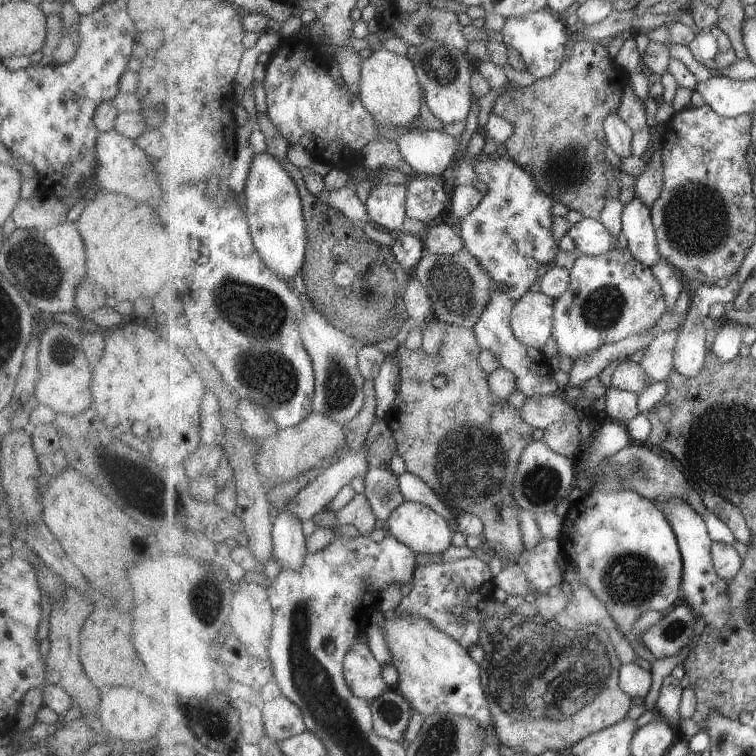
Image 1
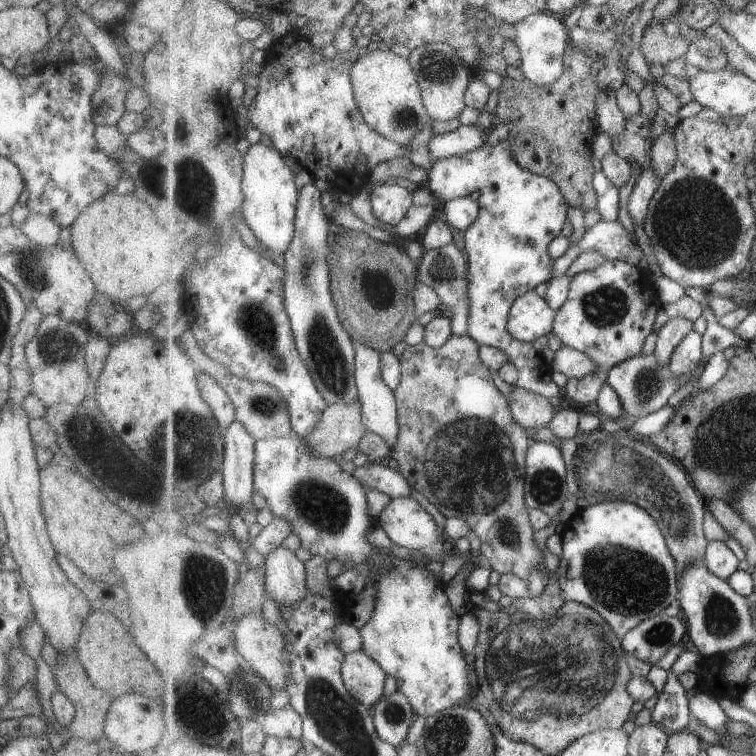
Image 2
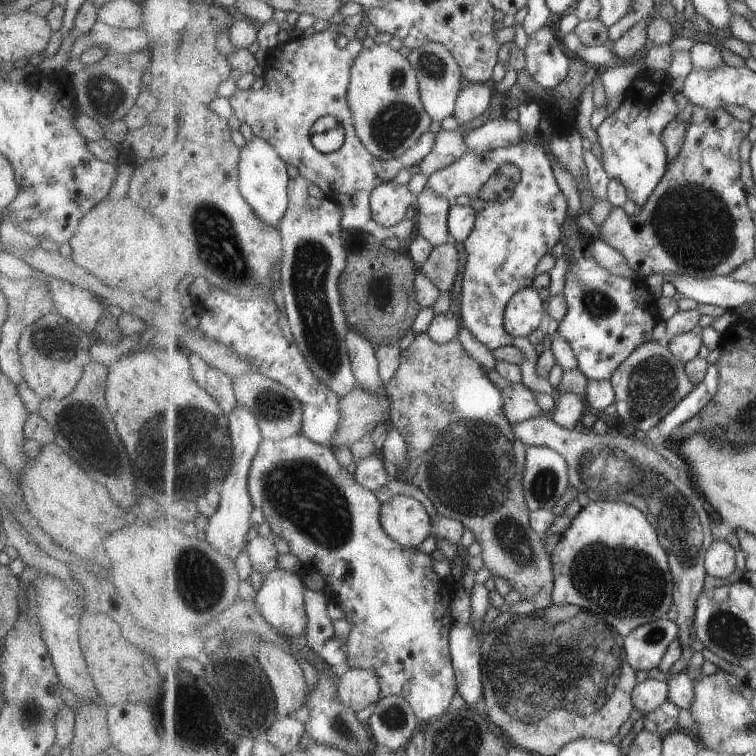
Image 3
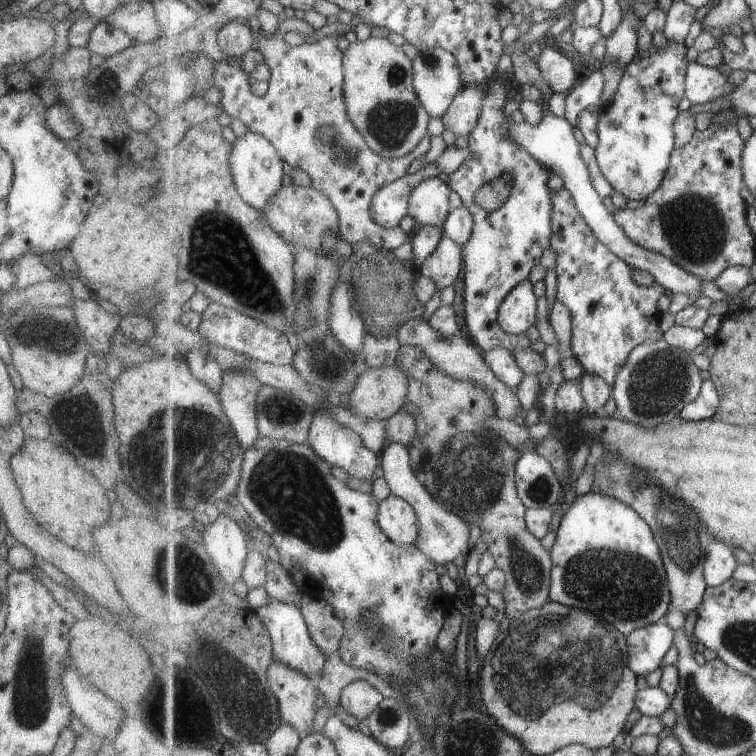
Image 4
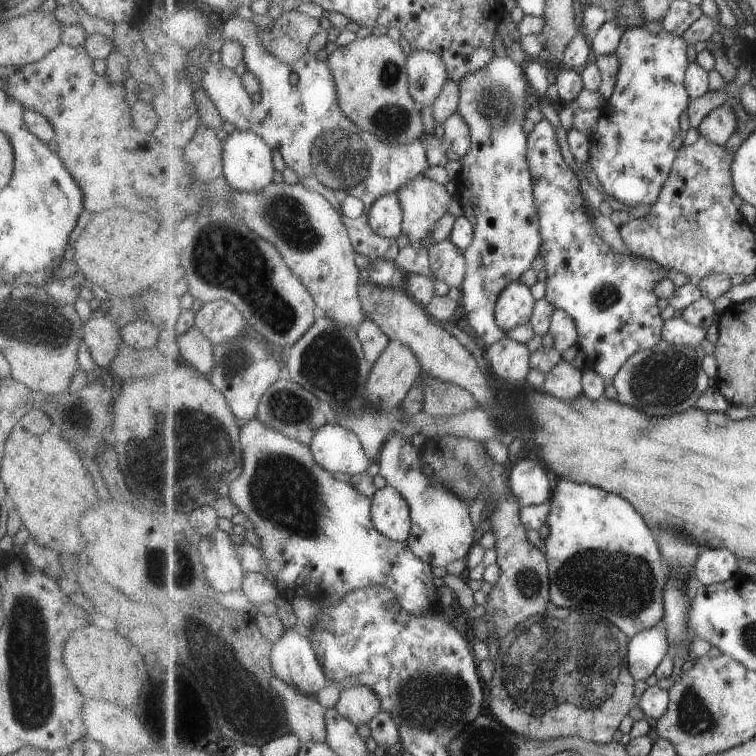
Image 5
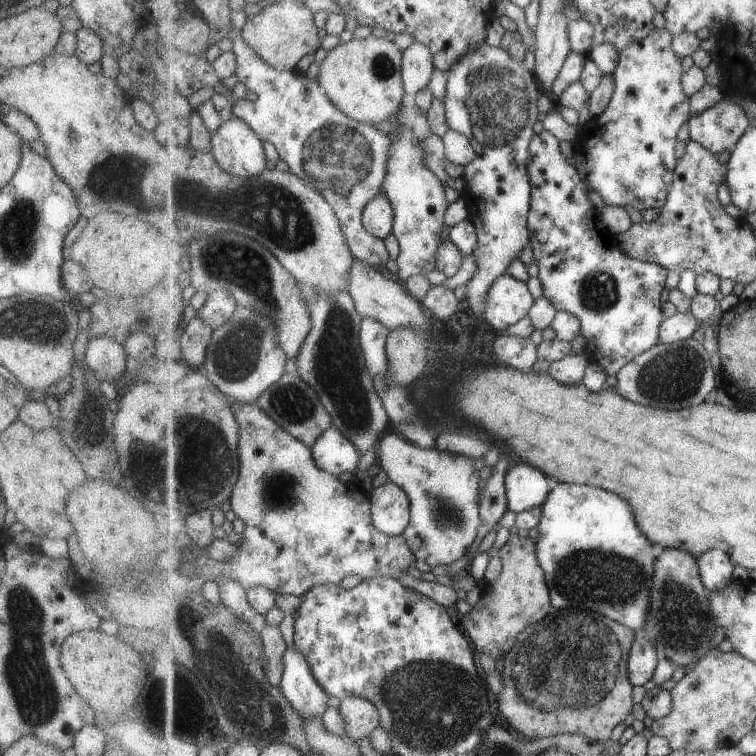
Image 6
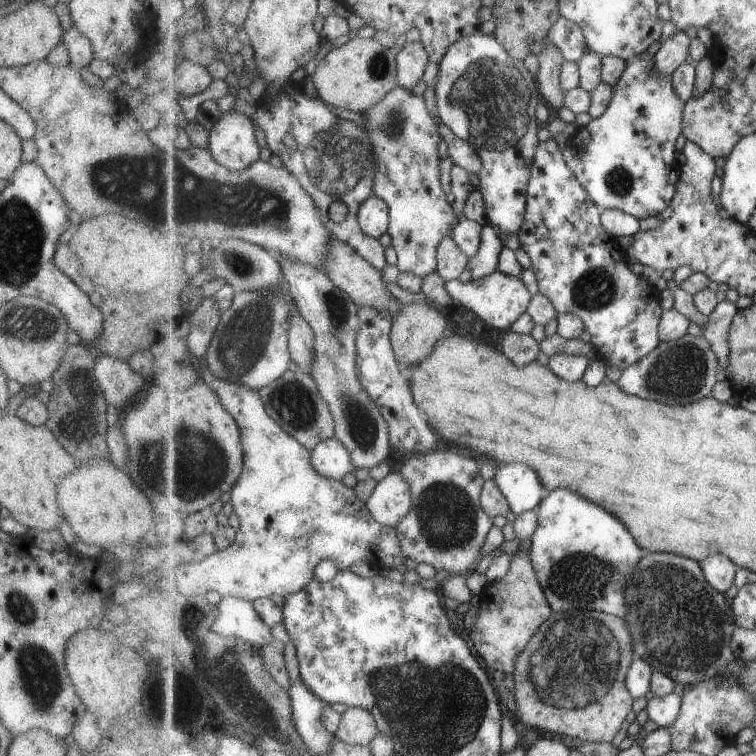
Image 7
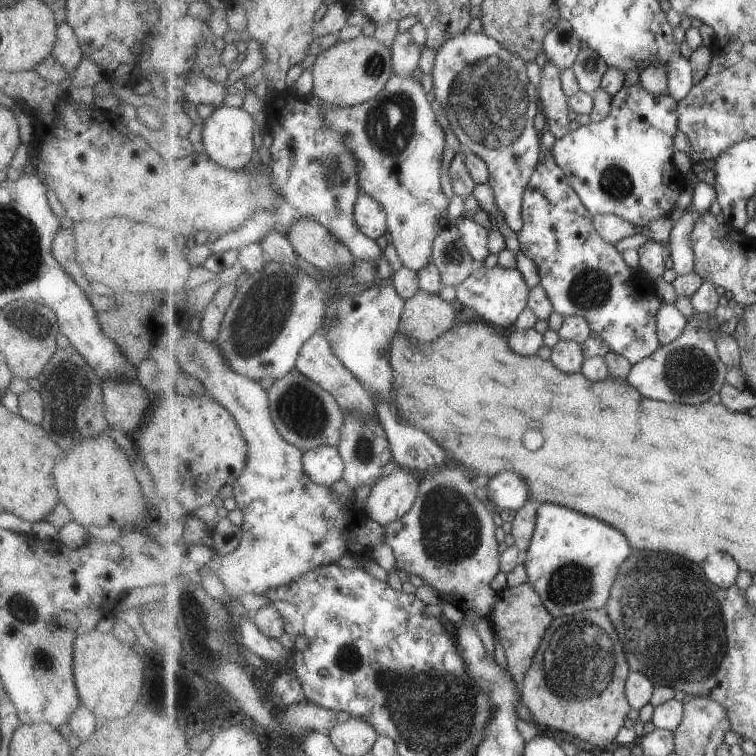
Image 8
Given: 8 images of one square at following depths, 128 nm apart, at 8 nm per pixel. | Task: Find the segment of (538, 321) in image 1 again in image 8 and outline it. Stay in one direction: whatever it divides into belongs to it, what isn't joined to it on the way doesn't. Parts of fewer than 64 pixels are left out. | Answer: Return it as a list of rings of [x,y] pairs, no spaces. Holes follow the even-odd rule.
[[[497,264],[490,269],[477,267],[455,291],[458,302],[475,310],[487,323],[501,328],[511,328],[528,307],[531,288],[518,268],[508,269]]]

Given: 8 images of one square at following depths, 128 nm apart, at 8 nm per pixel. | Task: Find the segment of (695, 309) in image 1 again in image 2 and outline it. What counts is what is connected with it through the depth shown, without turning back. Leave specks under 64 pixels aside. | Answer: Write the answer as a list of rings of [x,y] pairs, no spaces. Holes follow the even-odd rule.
[[[694,329],[683,338],[671,358],[671,372],[687,374],[699,366],[703,358],[703,336]]]

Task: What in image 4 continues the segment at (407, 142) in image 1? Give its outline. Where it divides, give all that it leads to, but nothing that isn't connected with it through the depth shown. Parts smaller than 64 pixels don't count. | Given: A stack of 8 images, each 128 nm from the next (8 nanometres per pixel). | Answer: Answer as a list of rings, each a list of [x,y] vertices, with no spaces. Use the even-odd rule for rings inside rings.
[[[548,111],[539,124],[526,120],[523,123],[510,122],[510,139],[518,145],[525,147],[537,160],[548,167],[553,174],[560,176],[565,184],[565,188],[571,191],[575,197],[578,209],[585,217],[587,224],[593,229],[597,238],[601,240],[609,250],[616,254],[623,262],[626,262],[632,269],[648,272],[656,278],[656,282],[663,285],[671,294],[685,293],[700,295],[701,279],[689,274],[684,268],[675,264],[666,256],[648,251],[639,246],[627,236],[620,224],[617,224],[614,214],[607,210],[603,204],[603,197],[597,192],[592,183],[588,164],[582,159],[580,144],[575,138],[575,125],[573,121],[564,117],[555,116]]]

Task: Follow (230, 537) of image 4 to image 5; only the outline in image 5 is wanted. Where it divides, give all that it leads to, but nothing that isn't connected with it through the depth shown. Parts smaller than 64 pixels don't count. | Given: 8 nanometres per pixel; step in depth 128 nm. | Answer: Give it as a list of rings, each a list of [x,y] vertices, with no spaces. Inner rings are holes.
[[[215,530],[215,534],[197,540],[213,592],[243,590],[246,571],[237,558],[237,546],[229,540],[229,535],[223,530]]]

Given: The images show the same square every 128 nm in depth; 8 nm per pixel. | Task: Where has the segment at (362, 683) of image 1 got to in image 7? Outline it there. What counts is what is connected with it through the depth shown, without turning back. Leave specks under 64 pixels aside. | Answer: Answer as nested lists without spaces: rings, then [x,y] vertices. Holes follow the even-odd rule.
[[[348,707],[335,736],[348,745],[370,745],[378,731],[377,715],[369,708]]]

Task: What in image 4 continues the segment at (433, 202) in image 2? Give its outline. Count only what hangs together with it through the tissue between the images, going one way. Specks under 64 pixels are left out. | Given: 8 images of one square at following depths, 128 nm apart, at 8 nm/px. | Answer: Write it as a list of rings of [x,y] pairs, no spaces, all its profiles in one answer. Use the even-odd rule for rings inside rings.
[[[259,29],[256,49],[261,52],[260,60],[264,61],[271,70],[268,80],[269,87],[263,97],[257,97],[251,92],[249,85],[249,75],[239,63],[232,63],[227,59],[216,62],[214,68],[214,87],[221,92],[220,103],[224,106],[227,115],[231,119],[241,119],[253,132],[264,134],[272,143],[276,145],[281,158],[293,168],[303,169],[307,176],[311,178],[312,186],[324,192],[336,206],[340,214],[340,227],[342,238],[352,245],[363,243],[364,240],[373,243],[379,249],[395,252],[407,240],[407,234],[403,228],[394,229],[383,228],[373,220],[372,206],[373,197],[385,185],[393,184],[396,180],[401,180],[404,176],[409,176],[409,164],[415,158],[421,158],[429,152],[431,138],[425,138],[408,154],[398,159],[388,159],[377,154],[364,139],[364,134],[353,124],[348,113],[342,86],[344,85],[344,52],[337,48],[336,35],[332,38],[324,38],[316,44],[303,43],[296,47],[291,47],[281,33],[266,35]],[[329,125],[334,127],[337,133],[337,140],[332,145],[326,145],[318,141],[316,137],[319,127]]]

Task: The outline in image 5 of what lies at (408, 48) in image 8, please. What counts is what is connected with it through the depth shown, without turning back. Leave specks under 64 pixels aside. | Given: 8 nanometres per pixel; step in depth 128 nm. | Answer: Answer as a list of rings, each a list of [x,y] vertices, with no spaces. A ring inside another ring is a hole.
[[[421,50],[413,51],[408,56],[408,78],[413,99],[423,107],[432,105],[443,84],[450,80],[443,58]]]

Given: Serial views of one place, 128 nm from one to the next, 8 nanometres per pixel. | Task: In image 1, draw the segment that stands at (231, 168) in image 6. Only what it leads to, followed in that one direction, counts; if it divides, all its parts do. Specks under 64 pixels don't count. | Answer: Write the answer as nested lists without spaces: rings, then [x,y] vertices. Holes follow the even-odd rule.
[[[267,152],[256,153],[254,156],[251,173],[242,195],[252,238],[269,268],[291,283],[297,272],[301,272],[307,256],[307,220],[303,200],[297,184],[277,158]]]

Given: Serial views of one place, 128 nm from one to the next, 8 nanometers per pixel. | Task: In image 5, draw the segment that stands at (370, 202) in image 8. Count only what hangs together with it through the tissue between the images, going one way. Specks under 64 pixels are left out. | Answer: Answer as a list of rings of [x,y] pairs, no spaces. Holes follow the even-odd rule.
[[[396,192],[379,197],[367,211],[368,224],[376,234],[395,240],[402,235],[404,211]]]

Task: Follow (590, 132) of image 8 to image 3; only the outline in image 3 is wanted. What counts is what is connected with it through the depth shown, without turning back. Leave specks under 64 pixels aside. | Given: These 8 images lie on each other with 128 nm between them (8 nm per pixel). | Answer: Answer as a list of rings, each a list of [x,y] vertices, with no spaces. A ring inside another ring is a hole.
[[[646,67],[643,70],[646,71],[641,71],[636,75],[627,87],[620,107],[613,111],[595,130],[597,140],[602,144],[602,163],[605,170],[612,179],[620,180],[626,186],[628,197],[639,206],[639,209],[649,200],[652,192],[668,171],[670,158],[668,146],[663,138],[664,130],[679,114],[679,103],[676,99],[678,91],[671,86],[671,81],[669,81],[671,76],[667,71],[656,71]]]

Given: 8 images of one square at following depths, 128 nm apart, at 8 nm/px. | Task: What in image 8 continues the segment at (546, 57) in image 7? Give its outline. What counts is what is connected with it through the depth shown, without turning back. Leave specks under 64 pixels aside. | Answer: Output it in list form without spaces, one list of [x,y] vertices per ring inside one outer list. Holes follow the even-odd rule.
[[[547,61],[543,66],[543,80],[541,87],[541,102],[547,129],[555,136],[556,140],[569,134],[571,108],[569,97],[565,94],[562,83],[562,70],[556,64]]]

